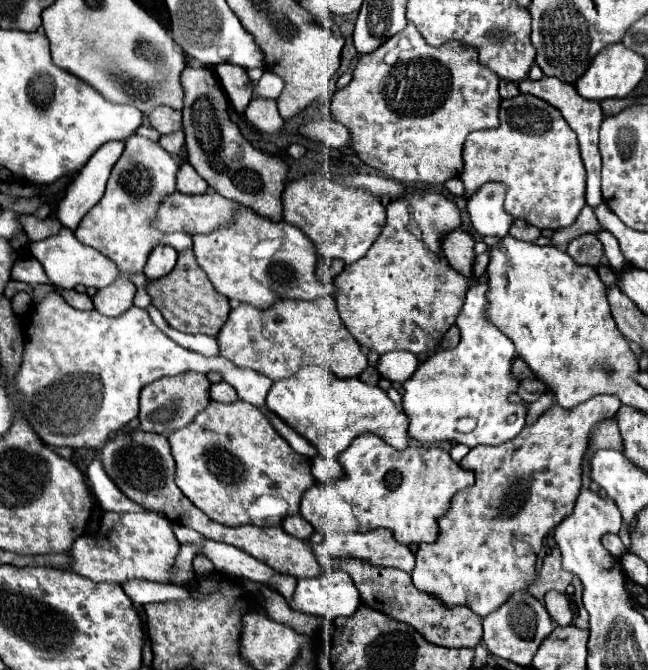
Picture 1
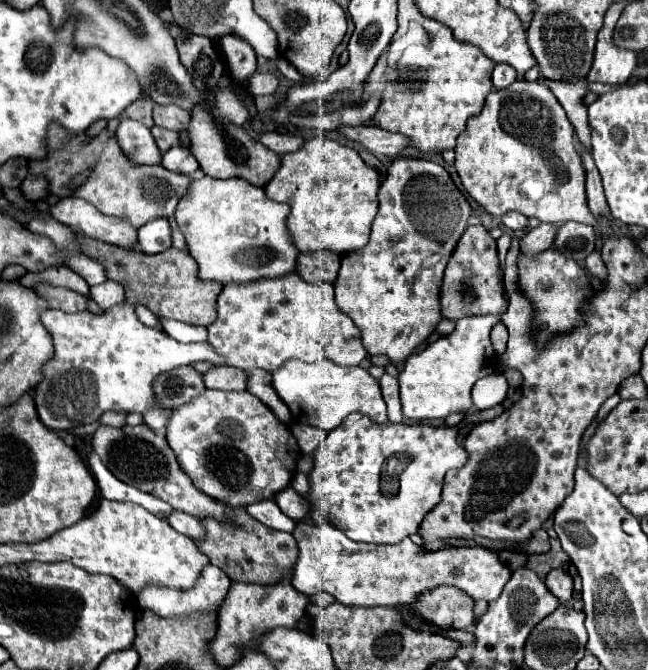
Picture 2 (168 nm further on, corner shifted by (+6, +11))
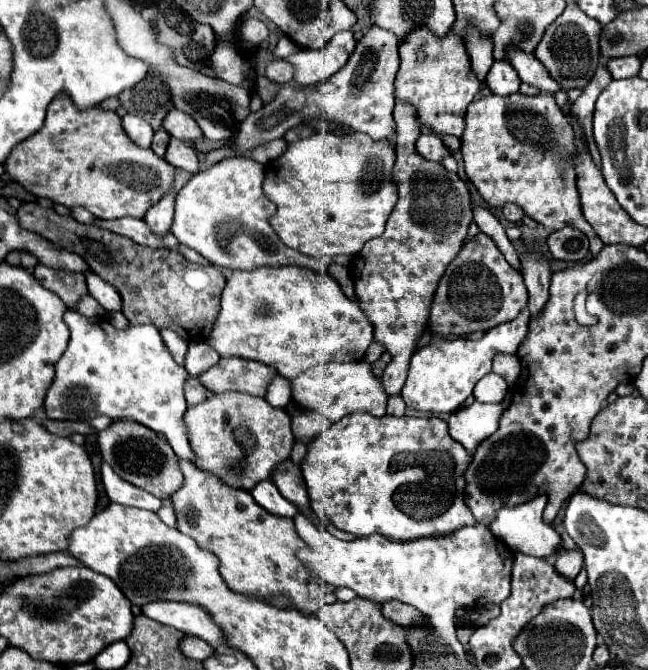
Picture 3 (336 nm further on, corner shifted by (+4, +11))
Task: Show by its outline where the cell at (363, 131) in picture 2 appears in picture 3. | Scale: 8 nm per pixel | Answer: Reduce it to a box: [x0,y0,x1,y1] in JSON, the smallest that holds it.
[416,135,452,163]

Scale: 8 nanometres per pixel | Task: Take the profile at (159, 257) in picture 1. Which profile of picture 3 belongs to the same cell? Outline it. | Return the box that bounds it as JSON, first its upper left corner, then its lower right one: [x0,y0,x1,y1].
[144,187,176,235]

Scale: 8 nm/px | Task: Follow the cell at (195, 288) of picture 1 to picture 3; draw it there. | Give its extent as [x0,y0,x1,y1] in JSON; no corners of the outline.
[16,203,226,341]

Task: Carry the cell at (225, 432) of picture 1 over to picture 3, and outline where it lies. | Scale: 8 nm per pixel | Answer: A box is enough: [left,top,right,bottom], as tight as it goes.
[184,393,294,491]

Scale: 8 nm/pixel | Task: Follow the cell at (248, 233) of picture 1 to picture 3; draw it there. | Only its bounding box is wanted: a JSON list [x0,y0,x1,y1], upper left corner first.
[170,157,308,269]

